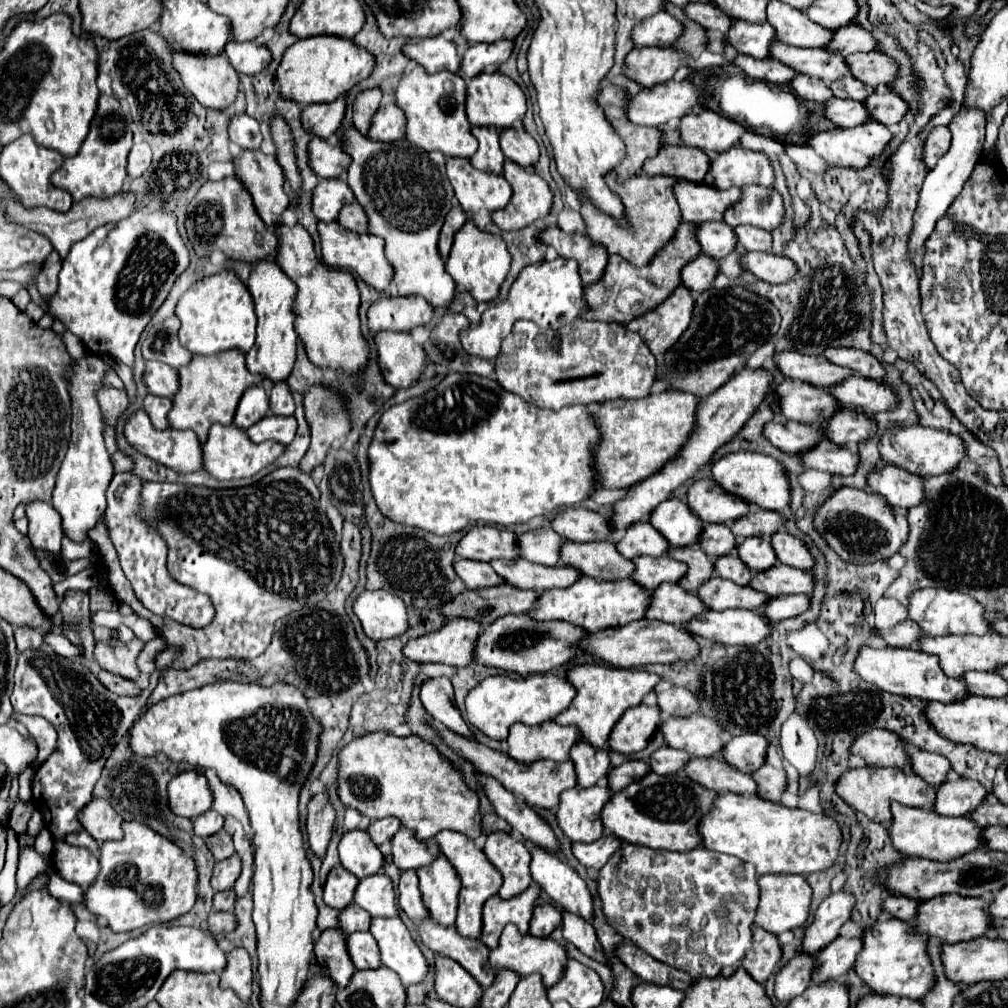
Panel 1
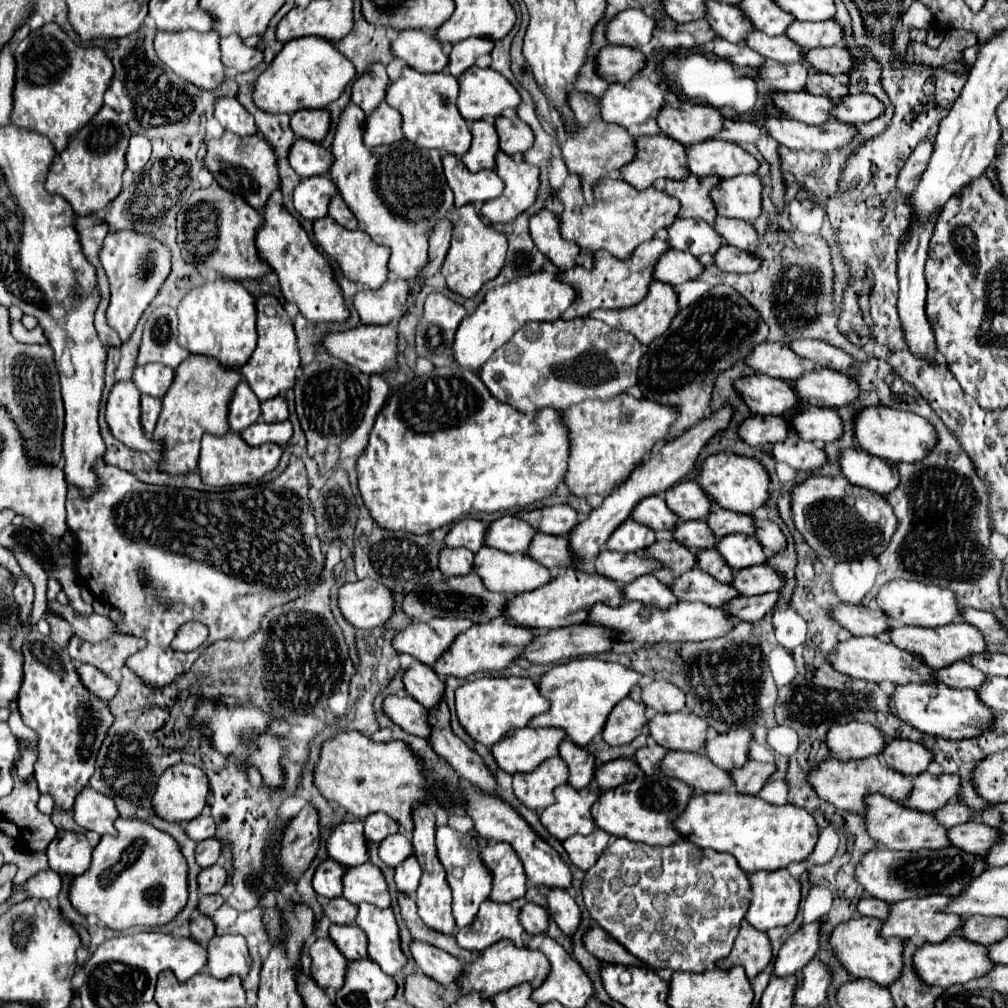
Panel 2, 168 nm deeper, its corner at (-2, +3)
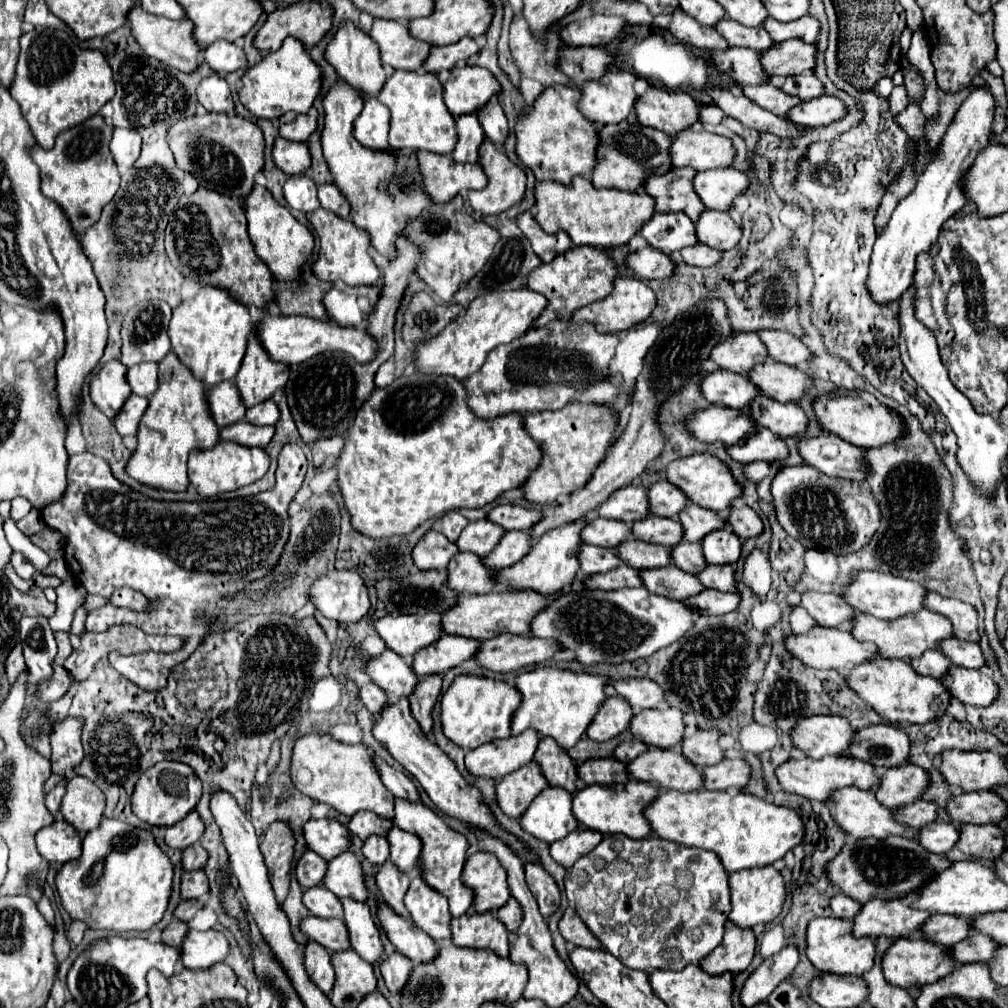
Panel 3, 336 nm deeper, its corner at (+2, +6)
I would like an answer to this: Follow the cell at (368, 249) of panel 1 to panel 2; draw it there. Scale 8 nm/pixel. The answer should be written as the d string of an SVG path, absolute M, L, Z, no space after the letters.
M323 217L313 221L313 235L317 237L317 243L321 245L321 249L337 263L337 267L349 281L361 283L367 289L377 289L387 281L389 247L373 243L373 239L369 239L369 235L365 235L361 229L349 231L339 223L333 223L333 219Z

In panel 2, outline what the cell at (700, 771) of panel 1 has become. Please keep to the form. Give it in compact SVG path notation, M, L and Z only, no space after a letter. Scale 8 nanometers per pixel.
M667 751L659 769L667 777L675 777L695 791L723 791L727 787L733 787L733 779L727 771L721 771L719 767L713 767L705 755L699 753L685 753L685 751Z

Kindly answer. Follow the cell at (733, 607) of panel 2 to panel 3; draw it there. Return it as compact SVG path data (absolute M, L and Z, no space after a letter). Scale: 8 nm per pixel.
M703 590L701 594L697 594L685 602L703 616L717 616L717 614L735 612L739 608L741 596L729 594L729 592L717 592L717 590Z

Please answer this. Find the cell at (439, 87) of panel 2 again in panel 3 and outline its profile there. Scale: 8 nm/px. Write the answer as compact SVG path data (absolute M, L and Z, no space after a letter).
M395 70L395 74L385 82L377 96L391 110L391 148L405 150L429 150L437 154L451 154L457 142L455 118L447 112L443 104L443 84L435 74L417 74L409 70Z

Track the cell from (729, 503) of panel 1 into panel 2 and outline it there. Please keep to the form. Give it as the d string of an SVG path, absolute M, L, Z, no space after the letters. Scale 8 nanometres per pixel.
M683 481L669 491L665 491L665 501L667 507L681 519L681 521L691 521L691 519L705 519L707 513L711 511L709 497L697 487L695 481Z

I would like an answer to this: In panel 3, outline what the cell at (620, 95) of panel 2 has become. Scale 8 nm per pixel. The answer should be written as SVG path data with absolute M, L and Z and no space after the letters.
M609 70L603 78L587 82L581 90L581 102L579 102L579 110L597 126L605 126L605 124L617 124L621 120L625 120L629 114L633 114L635 102L637 102L637 94L633 90L633 82L635 82L635 74L631 72L615 72Z

